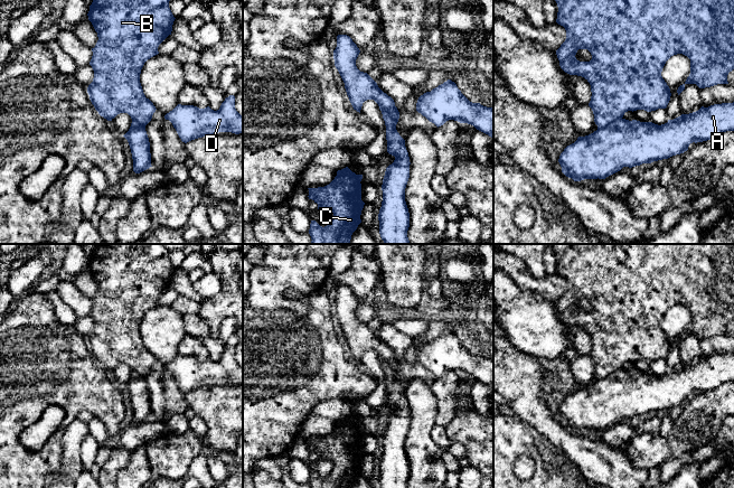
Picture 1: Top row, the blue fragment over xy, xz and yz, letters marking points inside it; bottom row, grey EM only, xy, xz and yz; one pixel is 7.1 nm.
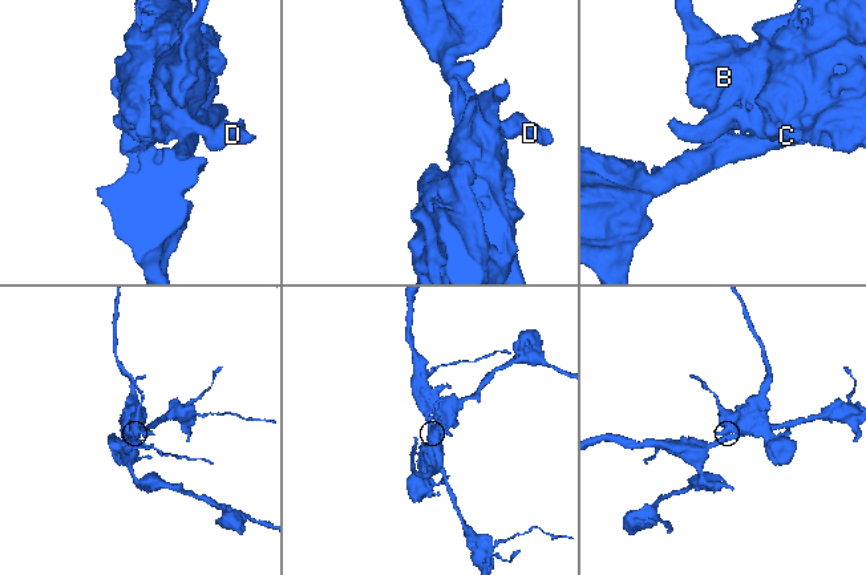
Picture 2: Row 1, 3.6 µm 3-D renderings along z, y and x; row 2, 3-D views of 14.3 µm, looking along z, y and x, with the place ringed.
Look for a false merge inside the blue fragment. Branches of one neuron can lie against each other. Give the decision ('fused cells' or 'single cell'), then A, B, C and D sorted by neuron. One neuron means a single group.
fused cells | A / B C D

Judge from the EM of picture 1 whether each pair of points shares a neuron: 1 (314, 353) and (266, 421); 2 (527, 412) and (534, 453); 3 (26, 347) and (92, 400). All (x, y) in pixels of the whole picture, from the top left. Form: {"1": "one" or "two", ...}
{"1": "one", "2": "two", "3": "one"}

